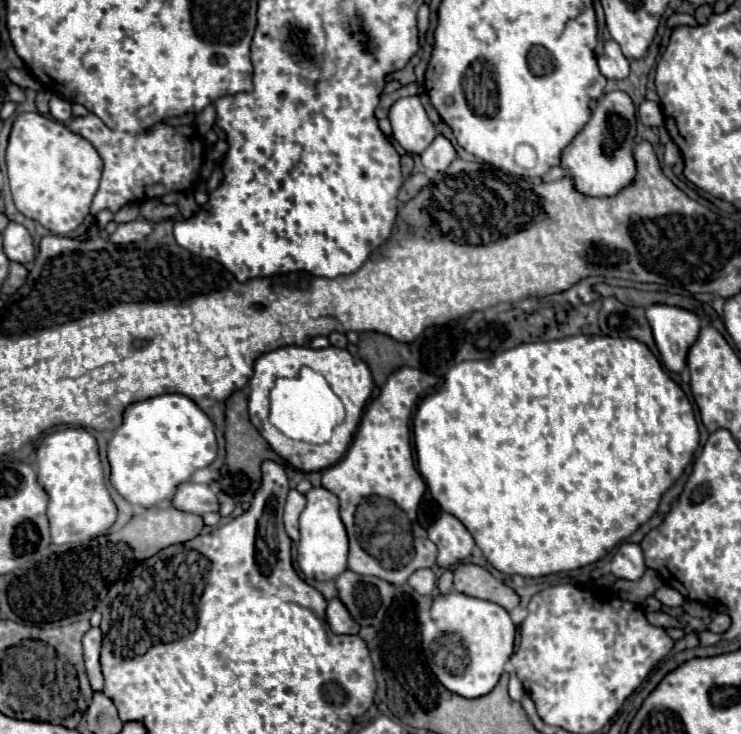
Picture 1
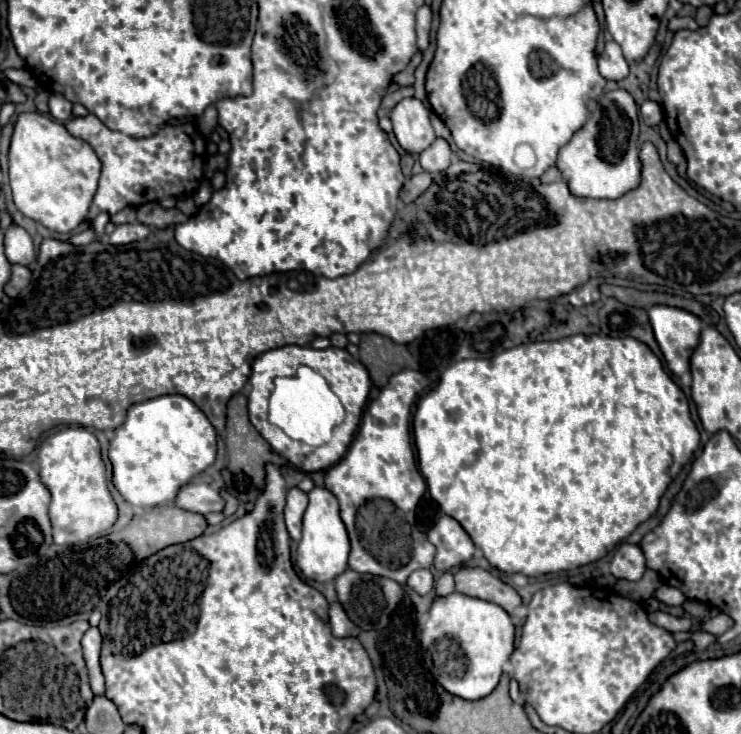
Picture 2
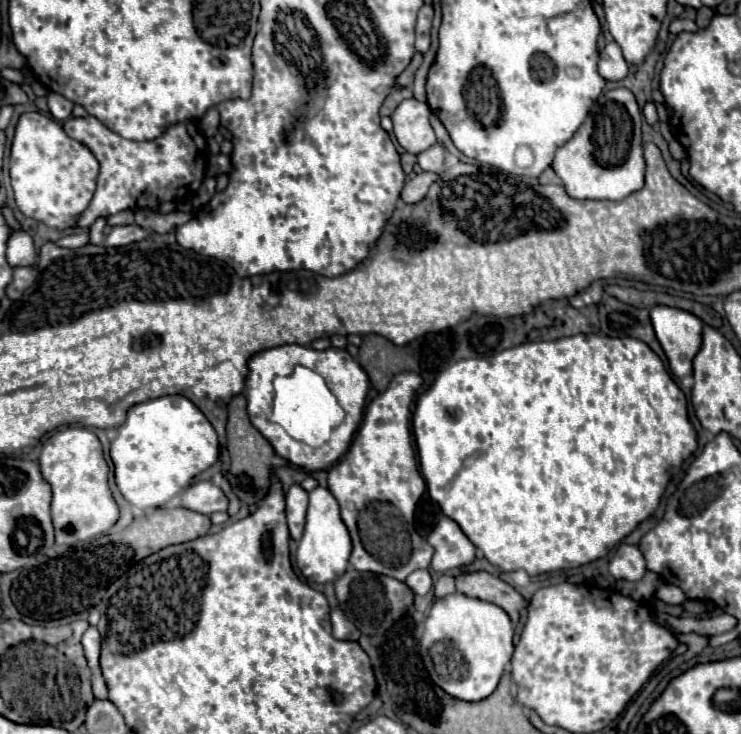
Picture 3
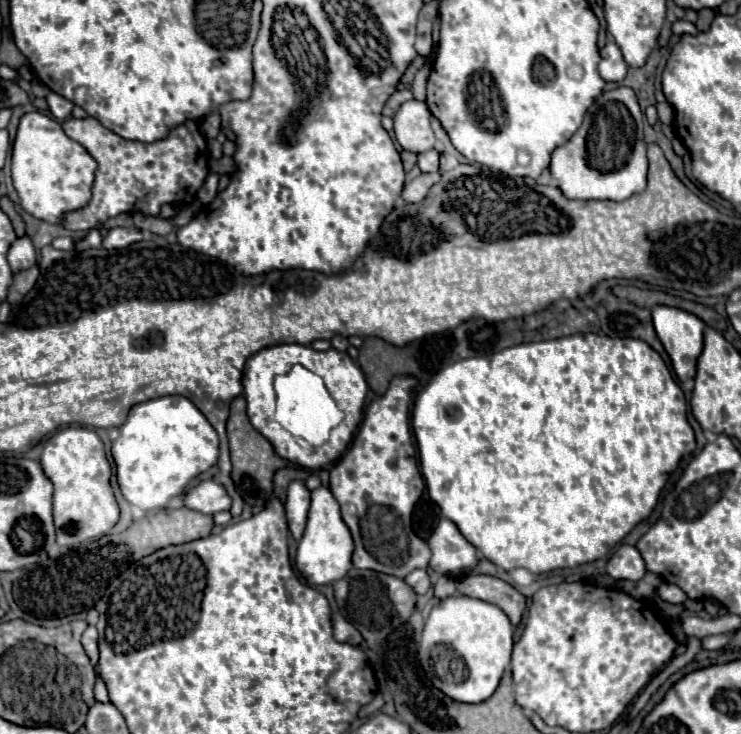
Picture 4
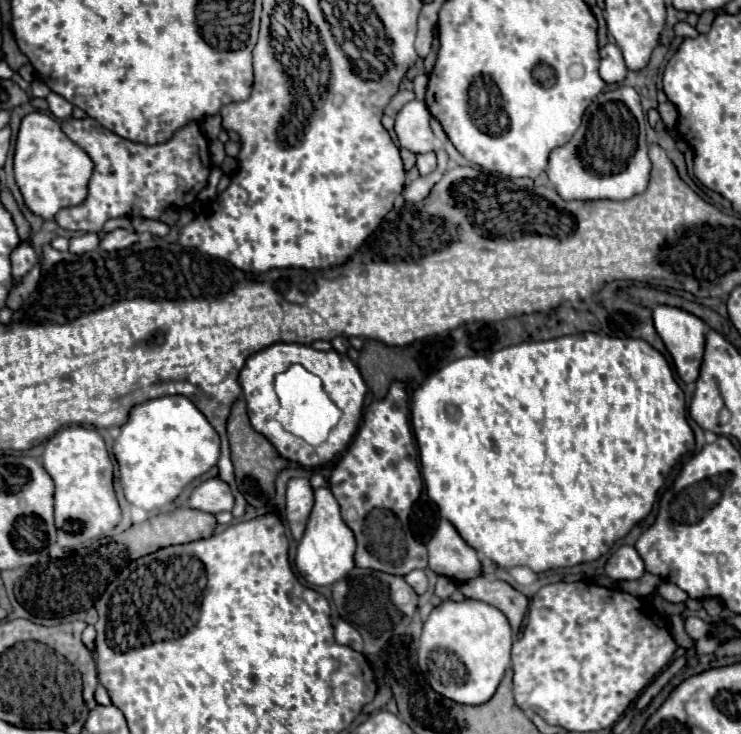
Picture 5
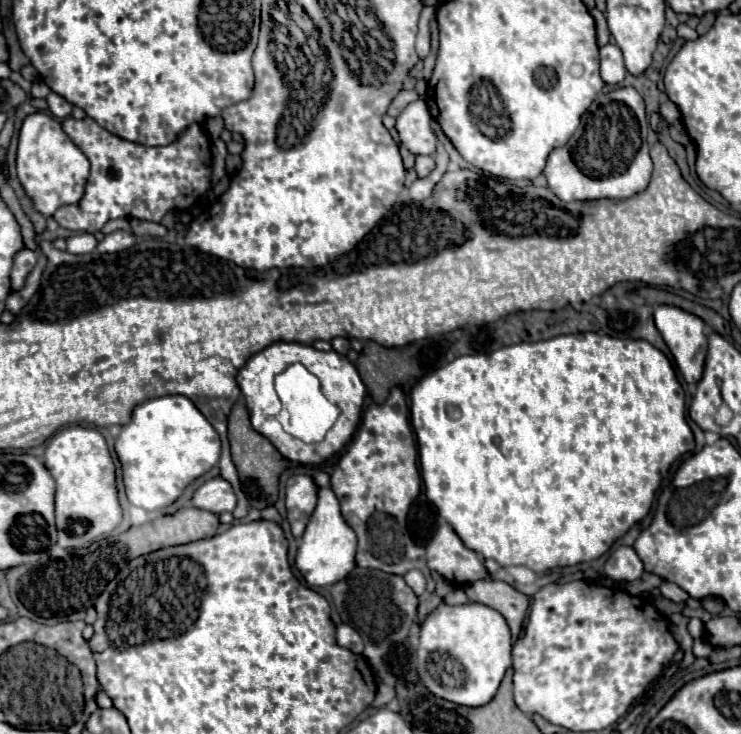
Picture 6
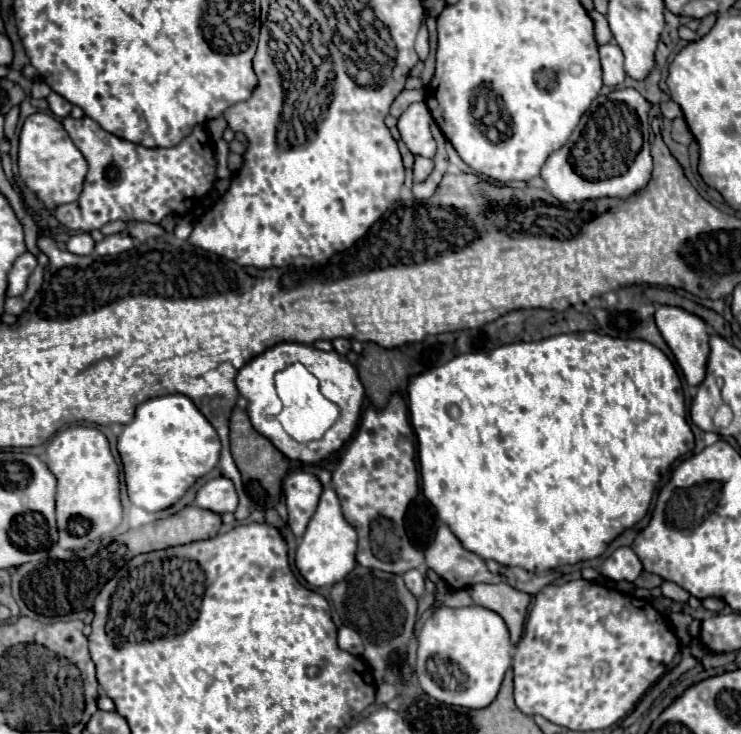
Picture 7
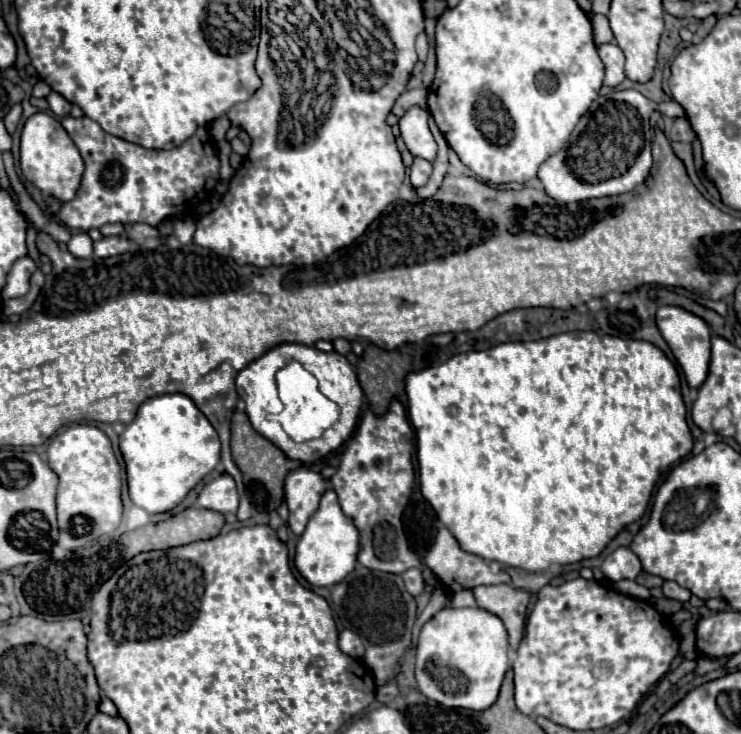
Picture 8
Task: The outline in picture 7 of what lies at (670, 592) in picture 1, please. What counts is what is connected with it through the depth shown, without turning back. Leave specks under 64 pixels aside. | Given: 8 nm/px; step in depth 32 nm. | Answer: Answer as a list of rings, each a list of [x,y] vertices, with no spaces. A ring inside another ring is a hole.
[[[664,582],[660,588],[662,588],[662,594],[664,594],[666,598],[670,598],[670,600],[688,602],[688,598],[690,598],[690,594],[688,594],[684,588],[680,588],[678,584],[674,584],[674,582]]]

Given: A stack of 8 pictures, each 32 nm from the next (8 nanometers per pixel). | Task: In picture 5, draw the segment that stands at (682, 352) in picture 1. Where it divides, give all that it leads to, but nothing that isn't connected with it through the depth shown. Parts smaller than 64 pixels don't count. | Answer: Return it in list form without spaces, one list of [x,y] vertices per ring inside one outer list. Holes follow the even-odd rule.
[[[656,306],[654,326],[664,340],[676,370],[684,382],[696,382],[700,376],[700,360],[704,356],[704,322],[680,308]]]

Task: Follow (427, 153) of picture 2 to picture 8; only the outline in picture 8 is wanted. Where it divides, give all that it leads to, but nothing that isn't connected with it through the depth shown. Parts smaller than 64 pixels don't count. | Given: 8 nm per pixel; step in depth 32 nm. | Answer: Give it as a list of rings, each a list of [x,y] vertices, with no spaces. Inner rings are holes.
[[[414,158],[414,164],[410,166],[410,184],[412,184],[412,188],[426,186],[430,174],[432,174],[432,164],[426,162],[424,158]]]

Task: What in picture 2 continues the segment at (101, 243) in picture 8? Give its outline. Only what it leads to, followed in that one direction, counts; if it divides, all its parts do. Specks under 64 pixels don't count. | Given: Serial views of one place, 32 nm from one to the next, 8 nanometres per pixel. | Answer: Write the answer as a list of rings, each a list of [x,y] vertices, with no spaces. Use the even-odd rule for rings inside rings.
[[[140,222],[120,224],[108,236],[108,244],[112,244],[112,246],[124,246],[124,244],[130,244],[130,242],[136,242],[136,240],[144,240],[148,234],[150,234],[150,228],[144,226],[144,224],[140,224]]]

